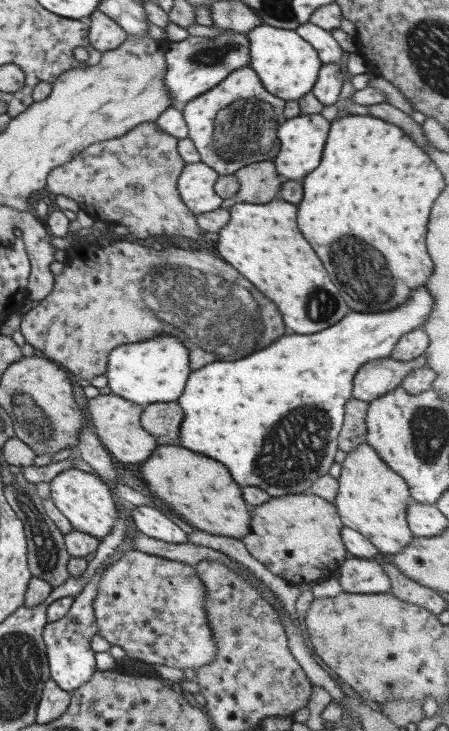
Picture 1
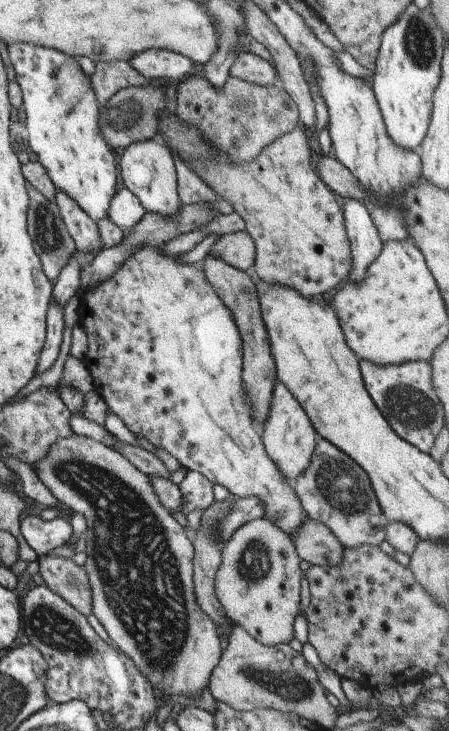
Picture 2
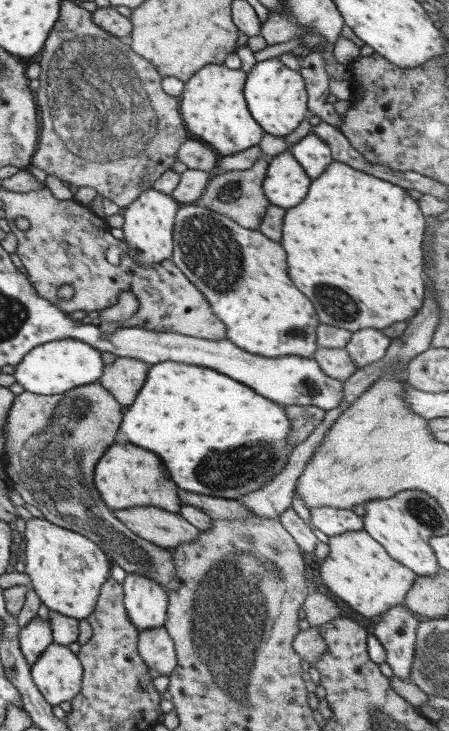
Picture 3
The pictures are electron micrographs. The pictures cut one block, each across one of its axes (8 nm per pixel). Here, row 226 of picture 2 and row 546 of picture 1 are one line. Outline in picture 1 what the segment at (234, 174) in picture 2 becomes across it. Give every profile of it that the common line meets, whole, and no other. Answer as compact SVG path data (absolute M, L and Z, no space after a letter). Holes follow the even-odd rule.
M303 492L270 497L261 506L251 510L249 532L240 538L247 552L260 562L275 576L289 581L291 584L312 584L334 575L338 566L345 560L345 547L340 537L341 519L335 505L320 496Z

